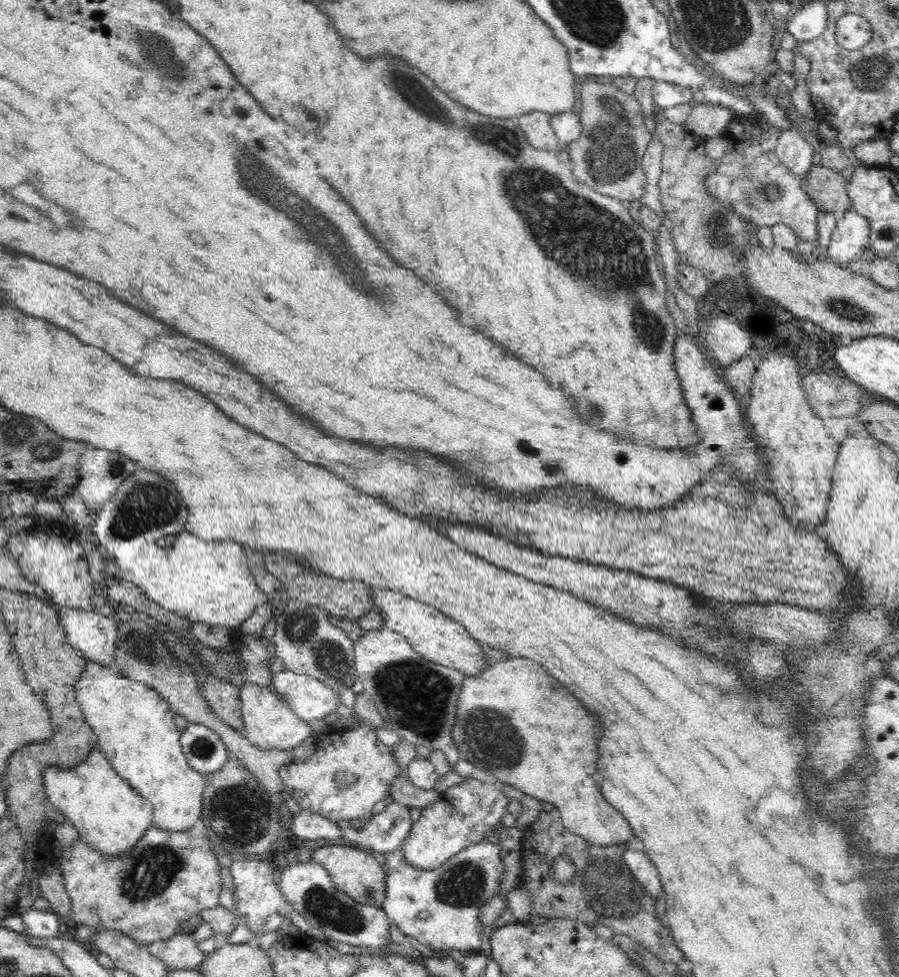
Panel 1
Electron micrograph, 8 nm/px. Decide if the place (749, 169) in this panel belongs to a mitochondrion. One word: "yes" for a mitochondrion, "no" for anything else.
yes

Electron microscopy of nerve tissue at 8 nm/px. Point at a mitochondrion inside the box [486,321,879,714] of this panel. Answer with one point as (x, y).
(538, 453)

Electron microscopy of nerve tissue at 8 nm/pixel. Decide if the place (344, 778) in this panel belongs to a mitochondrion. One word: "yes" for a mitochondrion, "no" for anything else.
yes

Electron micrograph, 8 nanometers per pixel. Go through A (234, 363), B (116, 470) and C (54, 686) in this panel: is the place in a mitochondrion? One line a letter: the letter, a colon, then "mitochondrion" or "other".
A: other
B: mitochondrion
C: other

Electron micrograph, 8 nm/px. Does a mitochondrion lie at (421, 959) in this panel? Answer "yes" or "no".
no

